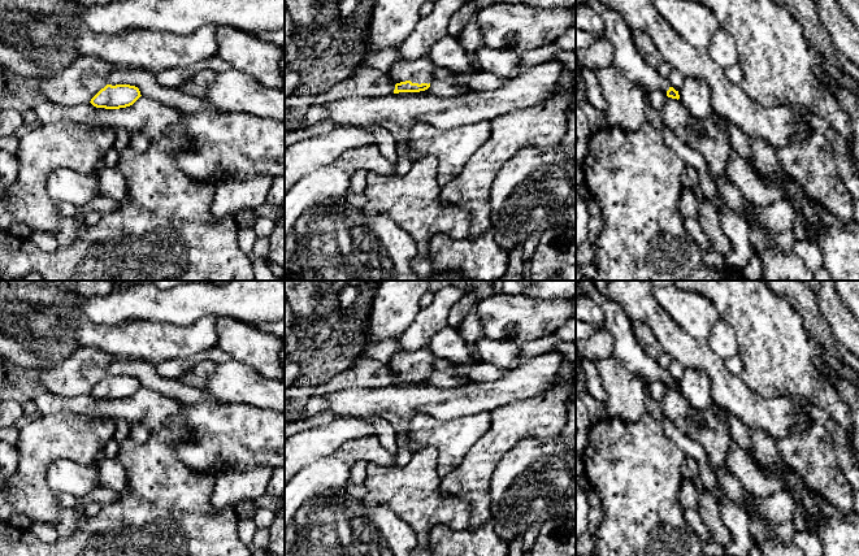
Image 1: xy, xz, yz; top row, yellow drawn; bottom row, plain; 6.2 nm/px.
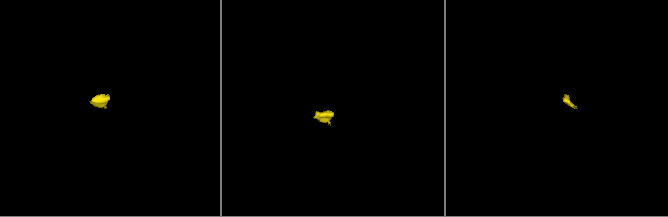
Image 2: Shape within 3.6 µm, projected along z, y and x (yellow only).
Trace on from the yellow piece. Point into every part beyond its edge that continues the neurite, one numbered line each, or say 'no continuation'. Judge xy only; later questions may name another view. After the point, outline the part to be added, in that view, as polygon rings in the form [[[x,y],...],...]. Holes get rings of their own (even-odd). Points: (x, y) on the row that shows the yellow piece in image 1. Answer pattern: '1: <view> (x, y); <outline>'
no continuation

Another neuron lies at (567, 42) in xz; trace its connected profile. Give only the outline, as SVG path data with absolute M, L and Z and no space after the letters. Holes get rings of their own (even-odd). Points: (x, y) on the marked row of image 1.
M576 27L567 30L552 44L560 51L576 53Z

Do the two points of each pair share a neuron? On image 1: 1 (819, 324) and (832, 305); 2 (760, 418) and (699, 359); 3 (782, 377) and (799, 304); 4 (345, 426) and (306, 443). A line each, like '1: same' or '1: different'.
1: different
2: same
3: different
4: same

